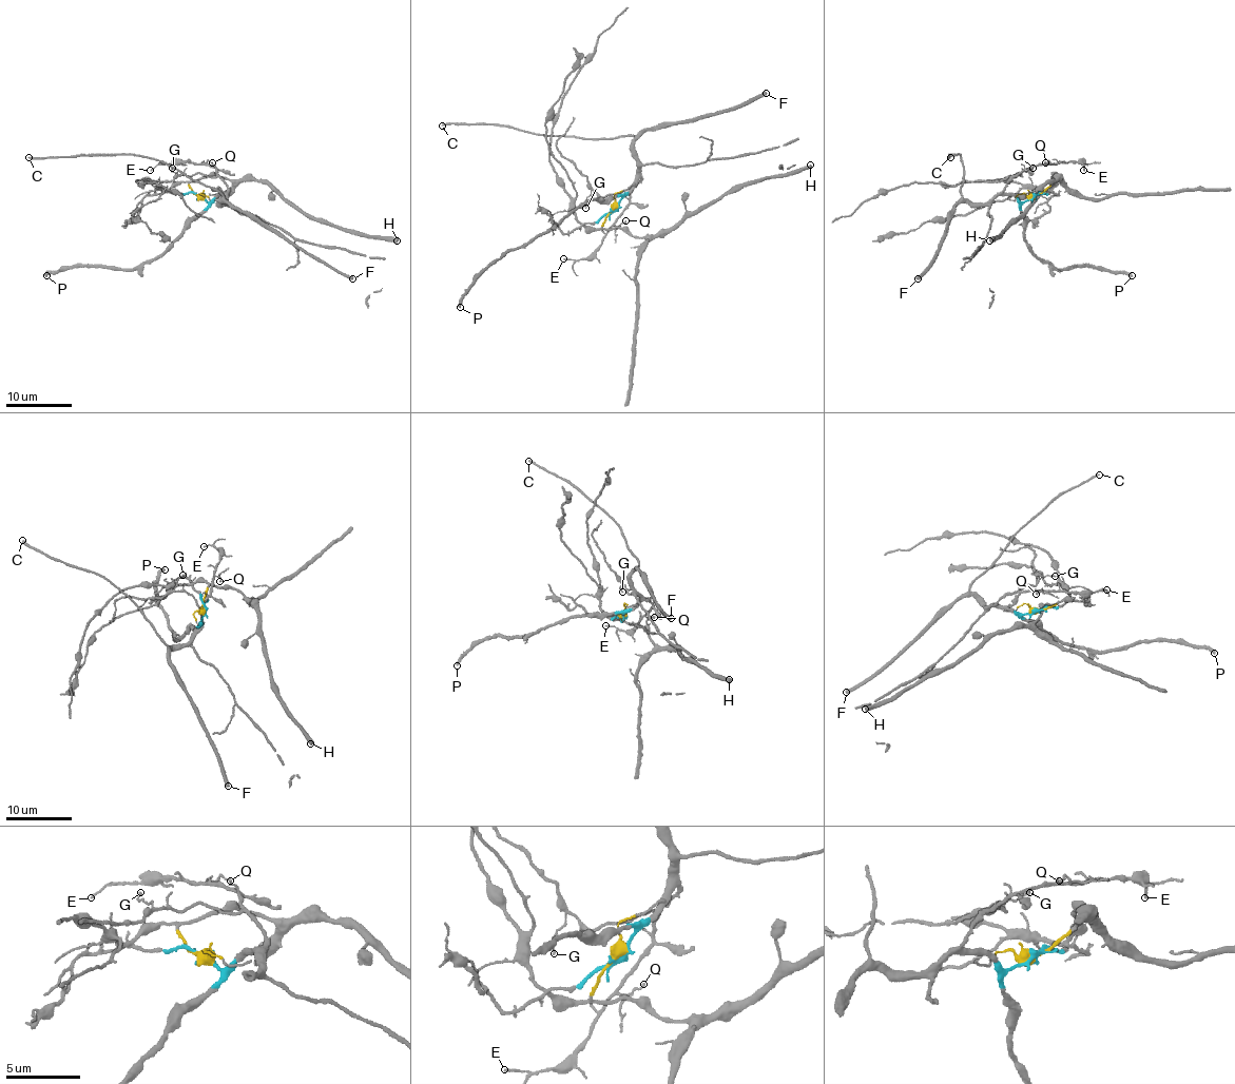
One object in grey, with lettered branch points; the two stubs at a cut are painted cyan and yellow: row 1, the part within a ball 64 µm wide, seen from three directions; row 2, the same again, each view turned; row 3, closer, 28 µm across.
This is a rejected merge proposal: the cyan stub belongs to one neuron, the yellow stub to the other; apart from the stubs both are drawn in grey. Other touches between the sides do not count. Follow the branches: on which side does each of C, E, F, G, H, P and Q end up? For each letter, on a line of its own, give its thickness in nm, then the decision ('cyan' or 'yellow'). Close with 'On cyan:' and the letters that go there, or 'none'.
C: 240 nm | cyan
E: 130 nm | cyan
F: 380 nm | cyan
G: 100 nm | cyan
H: 550 nm | yellow
P: 340 nm | cyan
Q: 120 nm | cyan
On cyan: C, E, F, G, P, Q

